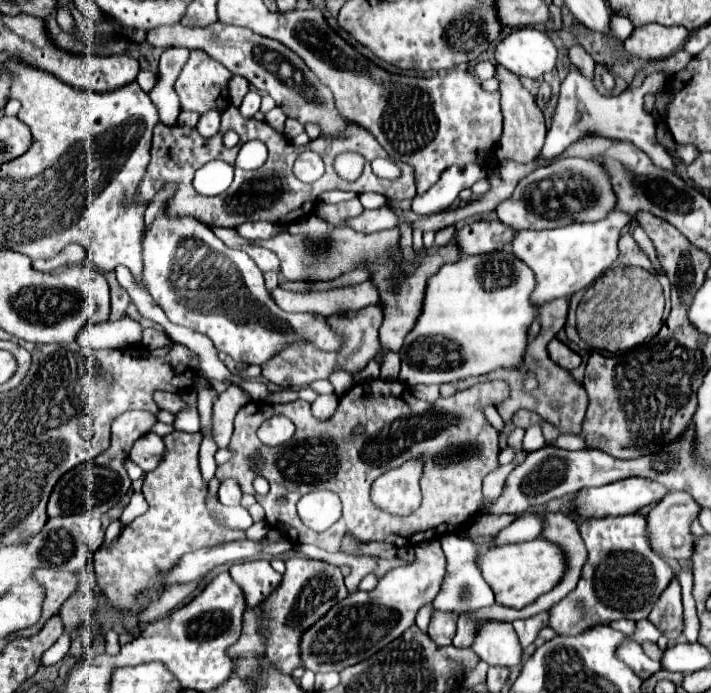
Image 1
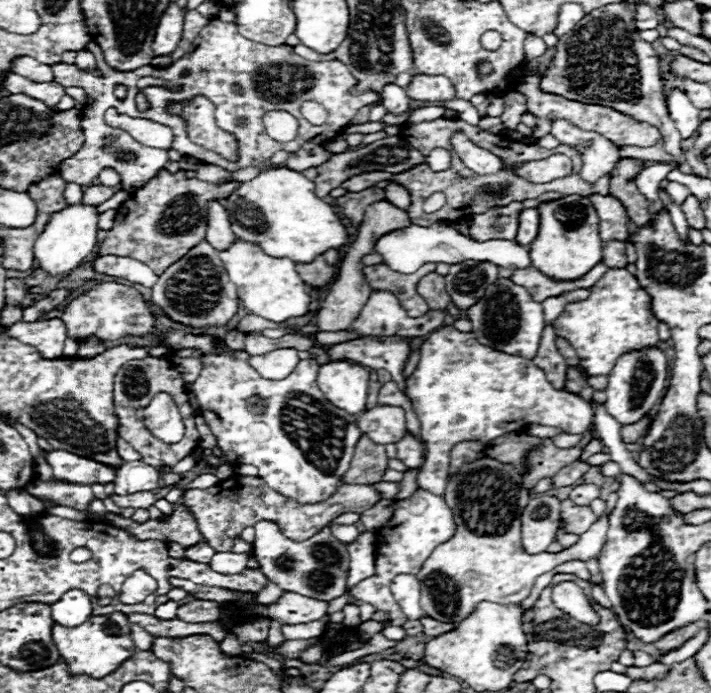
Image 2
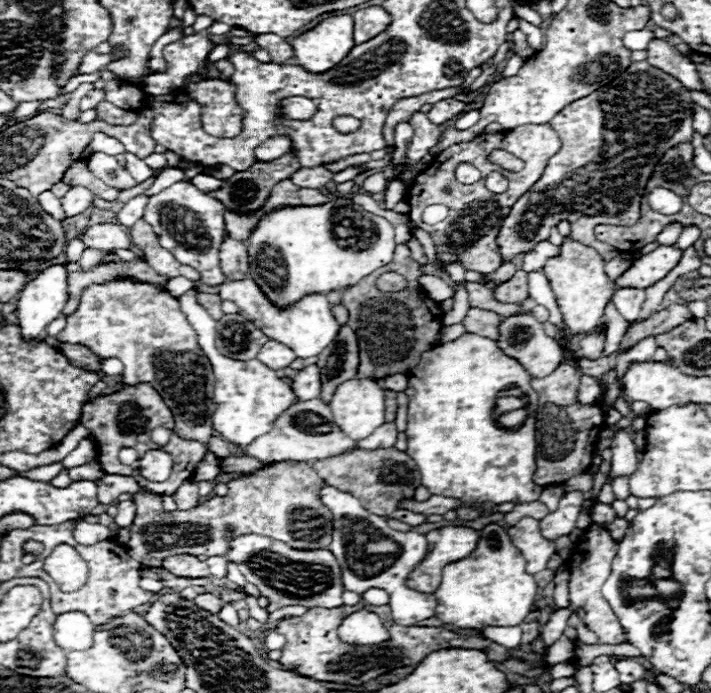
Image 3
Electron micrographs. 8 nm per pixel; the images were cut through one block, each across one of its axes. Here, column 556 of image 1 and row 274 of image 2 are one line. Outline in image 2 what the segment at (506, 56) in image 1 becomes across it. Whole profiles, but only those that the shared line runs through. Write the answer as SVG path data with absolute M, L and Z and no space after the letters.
M84 202L66 206L64 210L52 214L44 232L34 244L34 258L38 266L52 276L72 272L74 268L78 268L80 262L86 260L98 244L98 218L100 214L96 212L96 206L88 206Z

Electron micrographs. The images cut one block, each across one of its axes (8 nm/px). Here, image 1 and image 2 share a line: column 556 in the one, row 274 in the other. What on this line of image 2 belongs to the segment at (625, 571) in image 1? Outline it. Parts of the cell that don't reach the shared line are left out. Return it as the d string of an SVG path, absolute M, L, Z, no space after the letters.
M610 268L604 278L590 288L586 300L566 304L560 318L554 320L554 328L560 338L566 338L574 346L590 376L608 376L618 356L656 346L658 342L658 320L650 308L650 296L638 284L638 278L626 268Z

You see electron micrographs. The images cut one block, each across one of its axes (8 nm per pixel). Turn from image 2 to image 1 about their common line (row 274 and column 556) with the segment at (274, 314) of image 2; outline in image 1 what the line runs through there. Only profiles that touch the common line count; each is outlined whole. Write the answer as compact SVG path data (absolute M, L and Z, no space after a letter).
M616 210L594 224L570 224L554 230L518 230L510 242L512 254L526 262L536 276L536 288L530 296L530 302L540 308L546 302L572 296L574 292L590 286L616 262L620 230L630 222L630 214Z

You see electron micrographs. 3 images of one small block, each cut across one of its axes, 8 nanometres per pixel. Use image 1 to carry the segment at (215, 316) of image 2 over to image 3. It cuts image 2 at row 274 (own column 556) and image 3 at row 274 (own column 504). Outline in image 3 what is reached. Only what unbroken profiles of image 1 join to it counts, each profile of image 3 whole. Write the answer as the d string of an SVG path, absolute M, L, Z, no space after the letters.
M176 182L160 194L150 196L150 202L144 210L144 220L154 226L160 244L170 250L178 262L188 264L200 272L200 282L206 286L220 286L226 282L218 260L220 244L226 238L224 206L216 198L196 190L188 182Z

